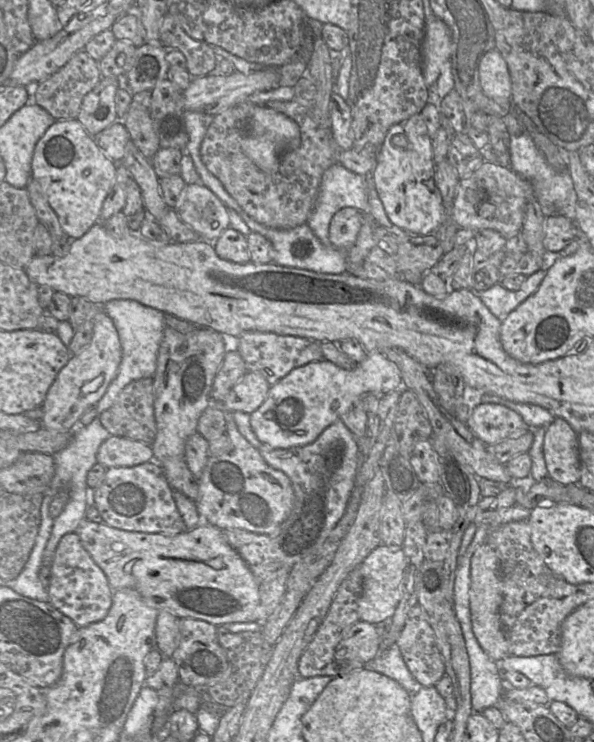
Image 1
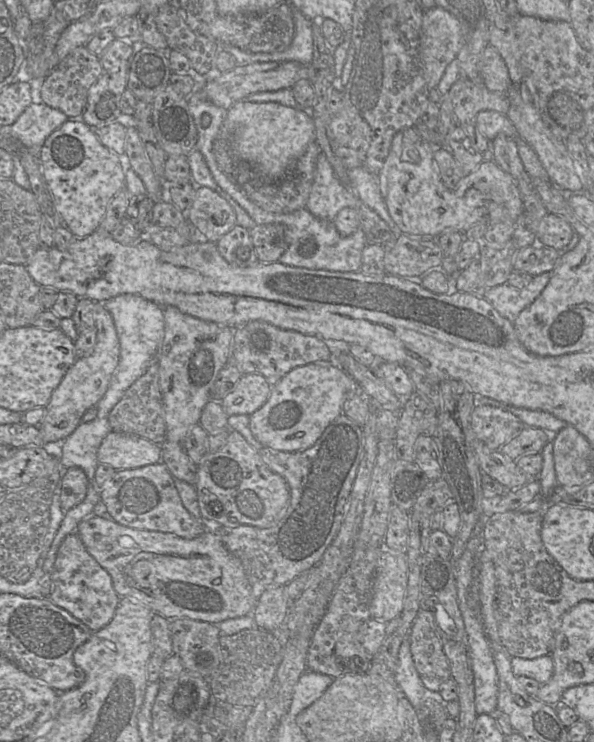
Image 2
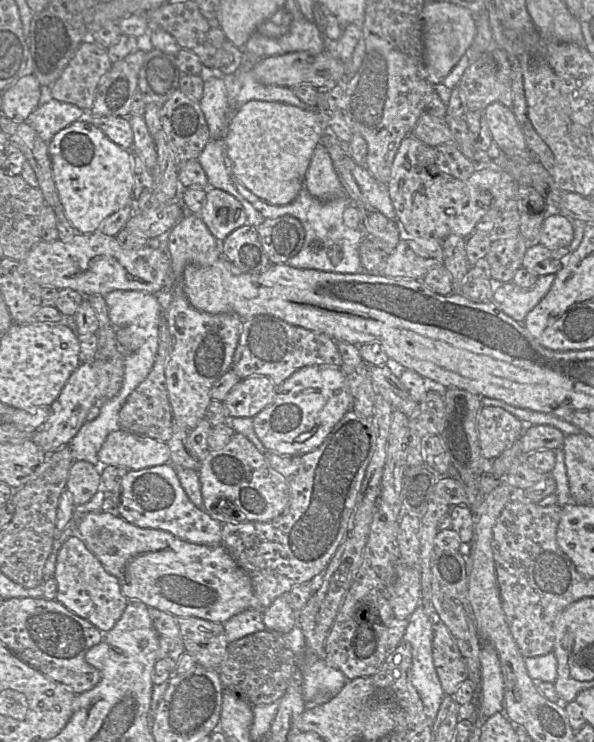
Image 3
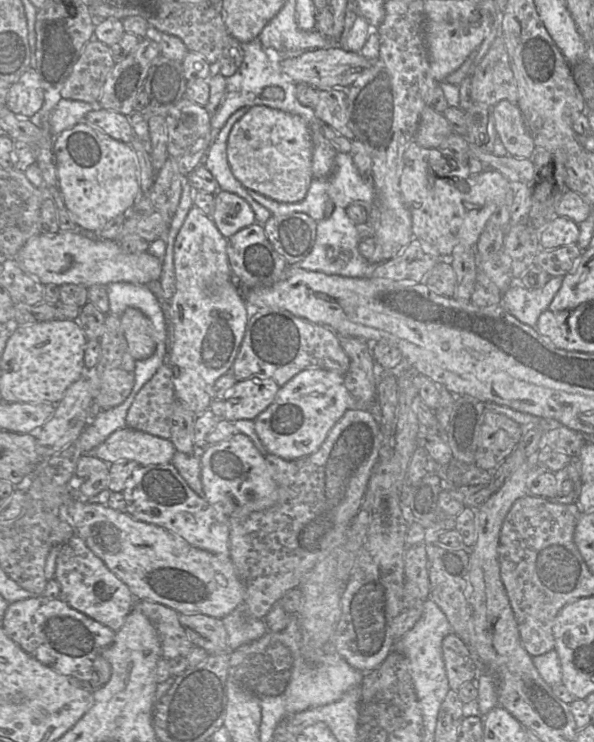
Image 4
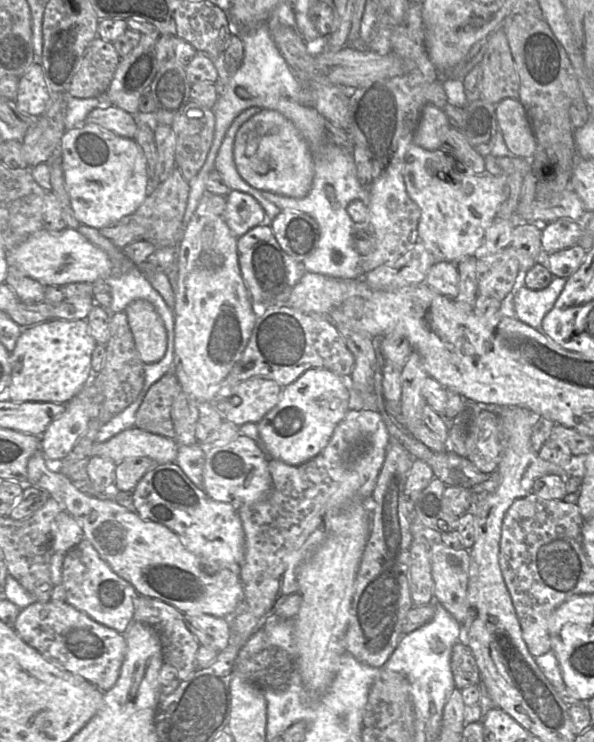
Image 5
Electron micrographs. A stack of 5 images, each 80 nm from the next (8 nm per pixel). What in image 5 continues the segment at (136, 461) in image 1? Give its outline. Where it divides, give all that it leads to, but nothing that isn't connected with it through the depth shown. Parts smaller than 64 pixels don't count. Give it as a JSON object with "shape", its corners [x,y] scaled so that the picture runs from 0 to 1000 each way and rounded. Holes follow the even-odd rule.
{"shape":[[[231,575],[214,577],[175,596],[163,596],[160,590],[141,589],[140,586],[126,600],[148,608],[150,615],[180,616],[195,624],[215,616],[242,615],[258,619],[266,625],[293,623],[303,601],[295,590],[259,585]]]}

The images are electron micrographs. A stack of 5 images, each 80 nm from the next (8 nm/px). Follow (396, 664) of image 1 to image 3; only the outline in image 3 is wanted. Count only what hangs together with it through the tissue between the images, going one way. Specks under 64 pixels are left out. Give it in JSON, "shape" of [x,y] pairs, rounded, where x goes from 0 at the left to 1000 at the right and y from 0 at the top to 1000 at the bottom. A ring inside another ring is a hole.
{"shape":[[[710,813],[689,830],[687,837],[689,840],[677,863],[687,865],[694,875],[692,919],[709,941],[715,962],[731,972],[749,938],[729,894],[727,867],[731,858],[731,838]]]}

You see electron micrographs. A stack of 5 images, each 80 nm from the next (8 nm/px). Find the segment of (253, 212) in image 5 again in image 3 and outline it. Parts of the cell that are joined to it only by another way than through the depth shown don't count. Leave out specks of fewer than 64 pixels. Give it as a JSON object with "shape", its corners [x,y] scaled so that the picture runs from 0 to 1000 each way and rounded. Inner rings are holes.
{"shape":[[[364,253],[348,255],[347,272],[335,291],[369,326],[416,301],[407,275],[394,264]]]}

